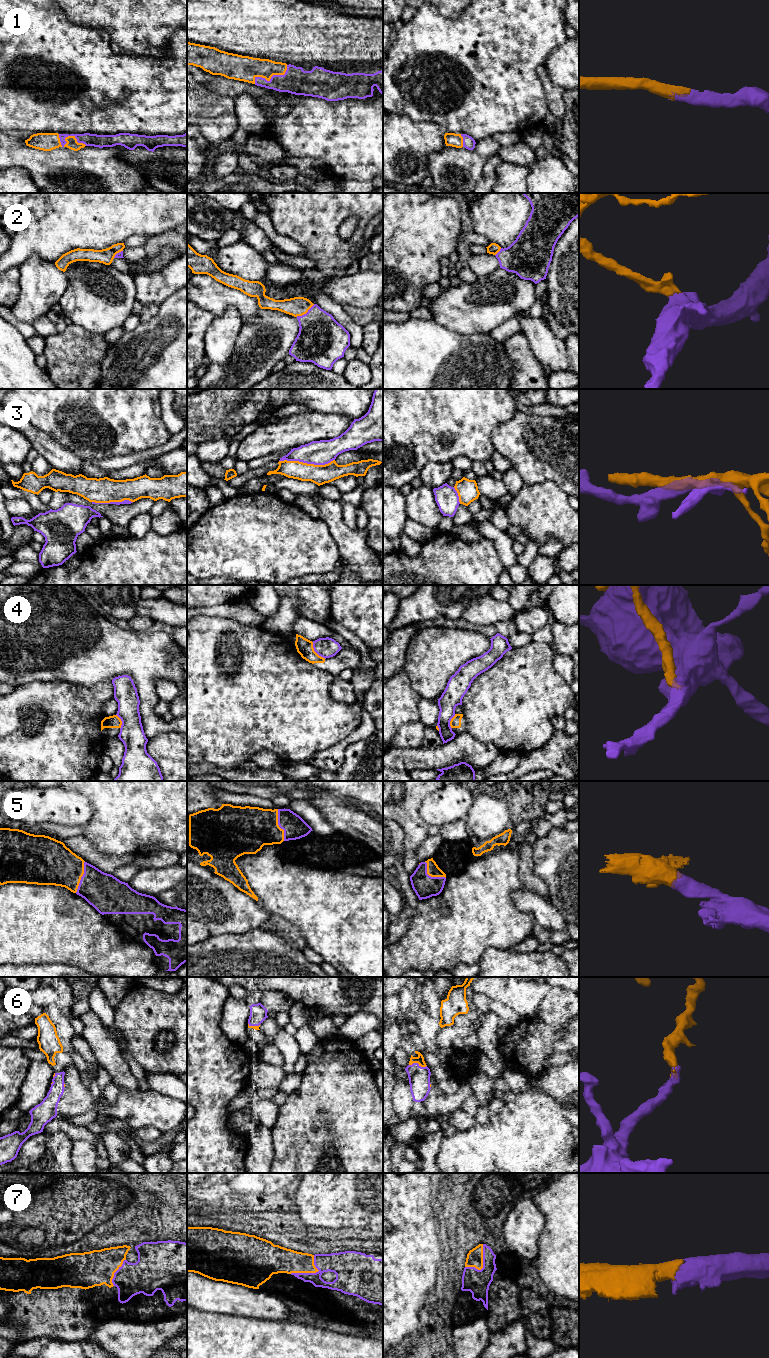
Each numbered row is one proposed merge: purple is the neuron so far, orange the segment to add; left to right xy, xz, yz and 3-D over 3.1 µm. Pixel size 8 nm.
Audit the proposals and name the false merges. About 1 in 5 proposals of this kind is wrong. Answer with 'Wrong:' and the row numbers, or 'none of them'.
Wrong: 3, 4

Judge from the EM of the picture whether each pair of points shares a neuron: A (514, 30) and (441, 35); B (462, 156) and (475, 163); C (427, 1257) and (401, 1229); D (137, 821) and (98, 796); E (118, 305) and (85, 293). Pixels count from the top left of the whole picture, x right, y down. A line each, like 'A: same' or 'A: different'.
A: same
B: same
C: same
D: same
E: same

